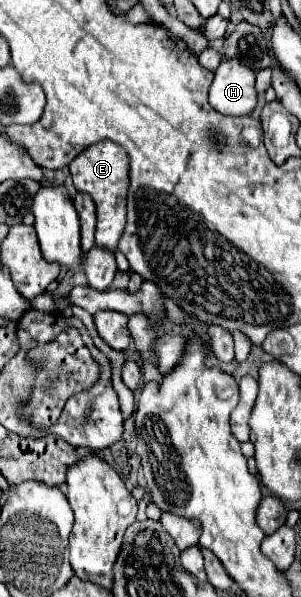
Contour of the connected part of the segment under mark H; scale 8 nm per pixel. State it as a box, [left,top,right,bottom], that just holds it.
[210,60,256,114]

